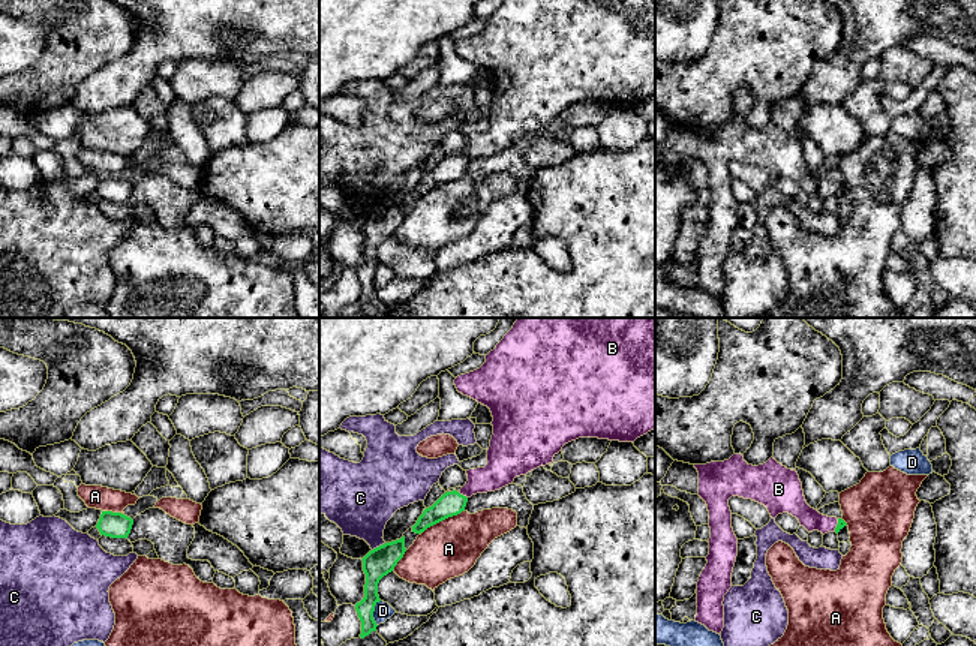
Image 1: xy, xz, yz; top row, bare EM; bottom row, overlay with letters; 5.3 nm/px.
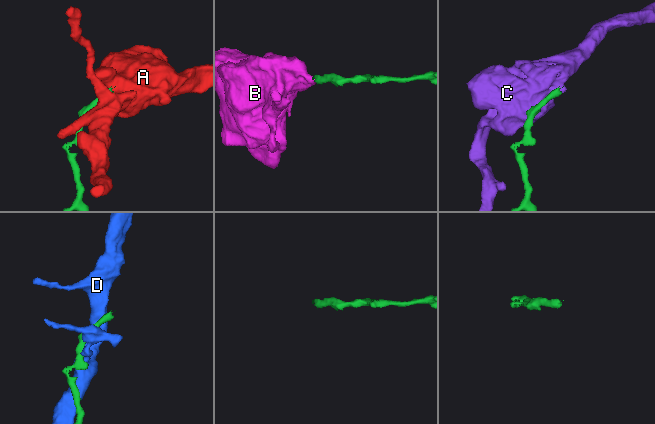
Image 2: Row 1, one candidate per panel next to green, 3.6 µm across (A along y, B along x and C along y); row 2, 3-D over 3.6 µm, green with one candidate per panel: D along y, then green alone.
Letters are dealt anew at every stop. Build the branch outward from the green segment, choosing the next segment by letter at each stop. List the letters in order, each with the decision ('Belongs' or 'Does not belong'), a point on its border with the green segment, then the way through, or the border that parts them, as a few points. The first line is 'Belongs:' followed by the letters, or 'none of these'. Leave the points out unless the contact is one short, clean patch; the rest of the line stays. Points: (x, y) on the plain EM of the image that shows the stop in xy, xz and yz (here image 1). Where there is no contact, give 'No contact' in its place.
Belongs: B
A: Does not belong. Touches green at xz (443, 183)
B: Belongs. Touches green at xz (462, 159). Path across: xz (450, 168), (462, 159), (501, 134)
C: Does not belong. Touches green at xz (380, 210). Boundary: xz (386, 207), (372, 215)
D: Does not belong. Touches green at xz (372, 278). Boundary: xz (380, 264), (374, 276), (377, 290)

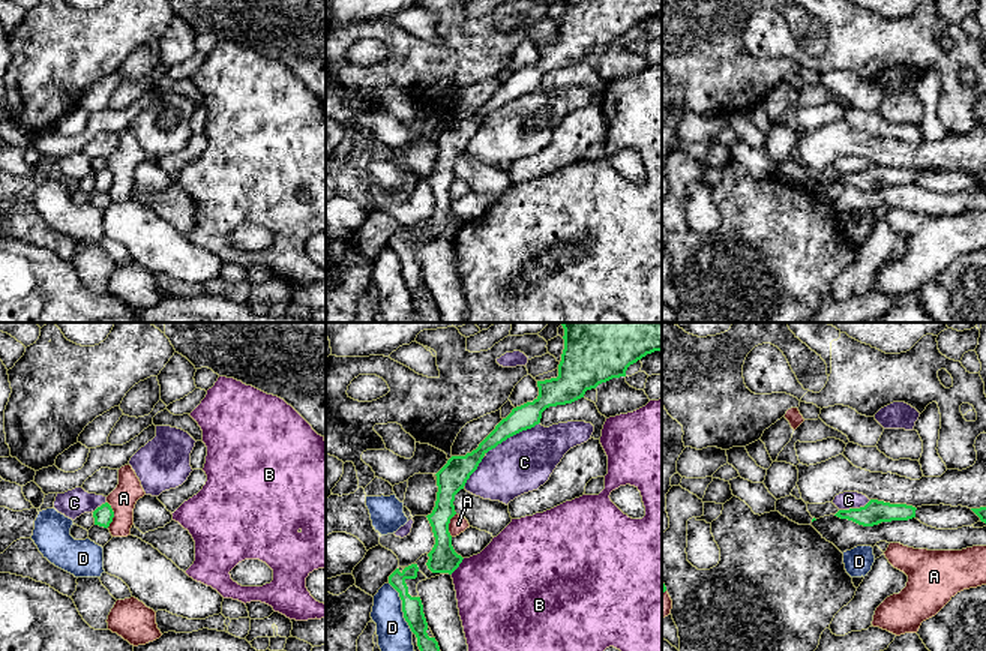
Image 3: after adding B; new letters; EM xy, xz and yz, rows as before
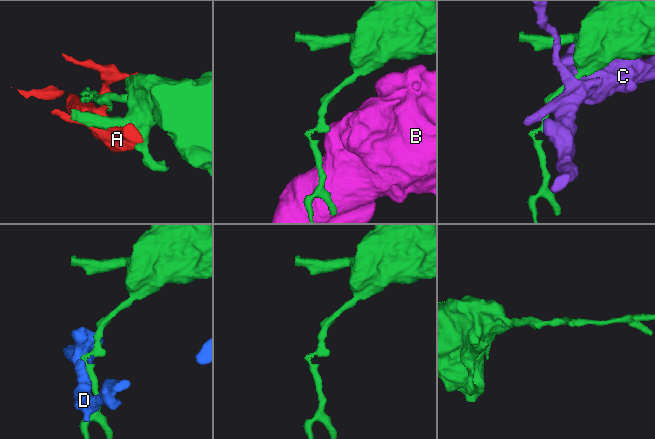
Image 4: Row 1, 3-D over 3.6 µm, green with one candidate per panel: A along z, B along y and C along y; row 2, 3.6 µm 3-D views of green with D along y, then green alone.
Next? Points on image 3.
Belongs: none of these
A: Does not belong. Touches green at xy (113, 179)
B: Does not belong. Touches green at xz (458, 230)
C: Does not belong. Touches green at xz (512, 99)
D: Does not belong. Touches green at xz (402, 272). Boundary: xz (389, 246), (398, 257), (402, 281), (413, 296)

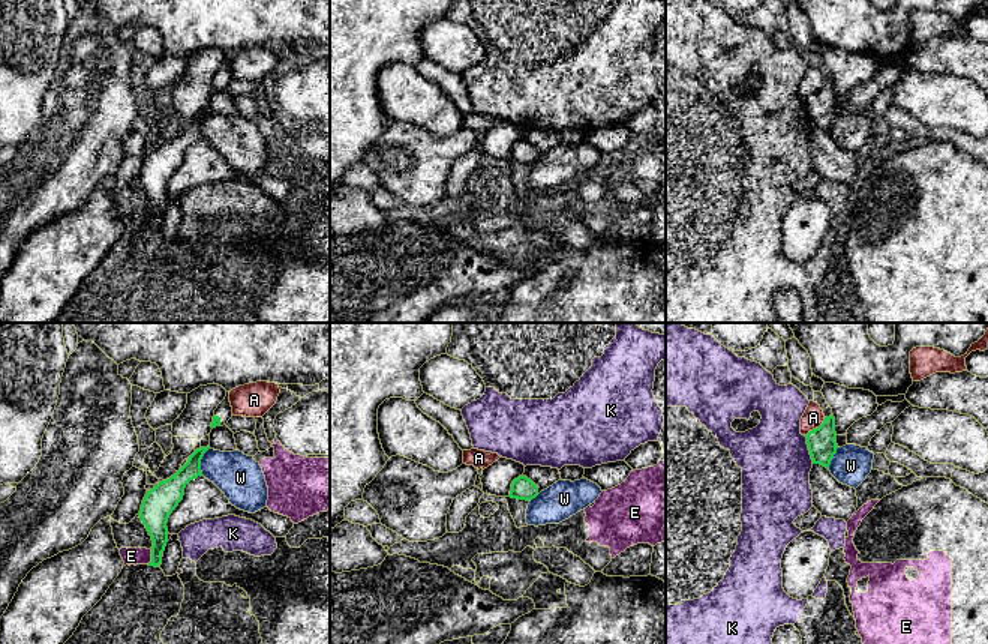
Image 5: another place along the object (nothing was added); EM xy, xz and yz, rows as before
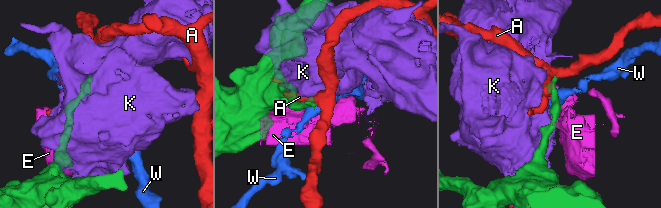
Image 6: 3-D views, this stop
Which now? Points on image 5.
Belongs: W
A: Does not belong. Touches green at yz (816, 92)
E: Does not belong. Touches green at xy (152, 221). Boundary: xy (152, 213), (152, 222), (147, 227)
K: Does not belong. Touches green at yz (808, 113)
W: Belongs. Touches green at xy (200, 125)

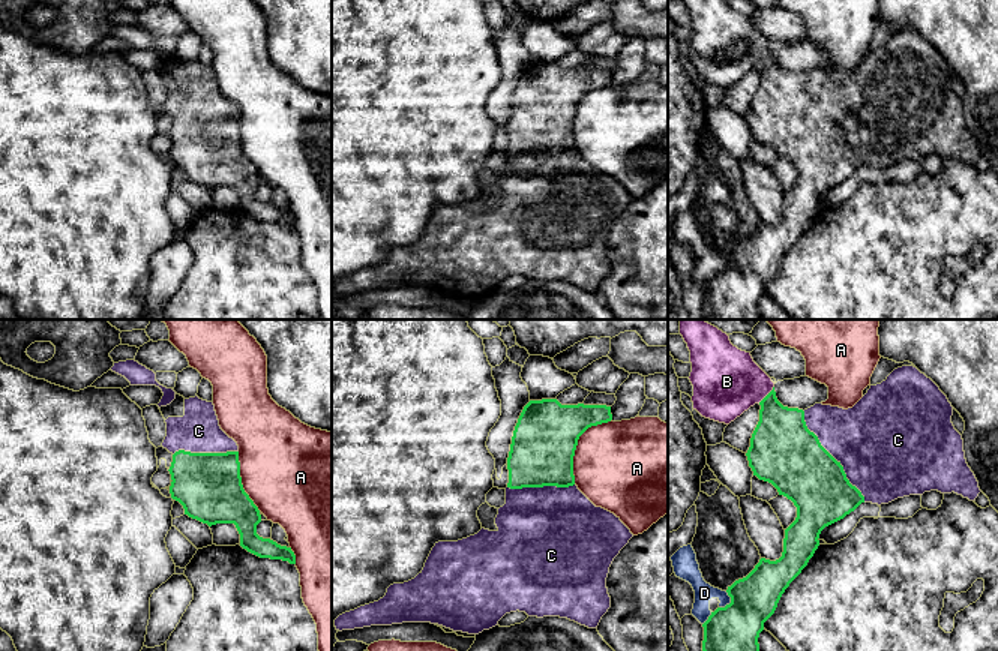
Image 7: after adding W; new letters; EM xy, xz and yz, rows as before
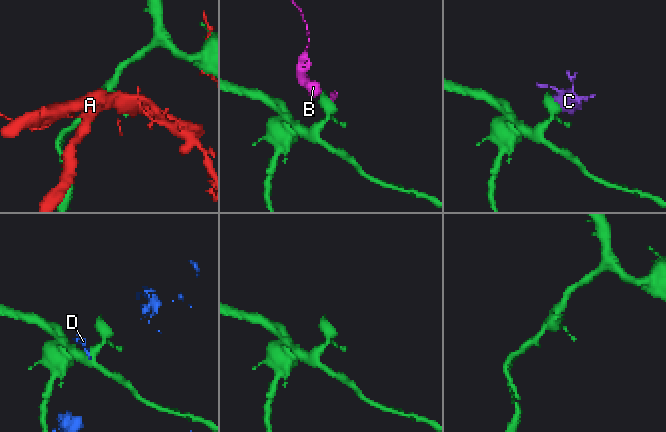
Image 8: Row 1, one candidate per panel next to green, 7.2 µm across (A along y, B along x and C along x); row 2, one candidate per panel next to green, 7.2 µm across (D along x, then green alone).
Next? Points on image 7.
Belongs: C
A: Does not belong. Touches green at xz (577, 108)
B: Does not belong. Touches green at yz (767, 59)
C: Belongs. Touches green at yz (832, 120)
D: Does not belong. Touches green at yz (731, 266)

